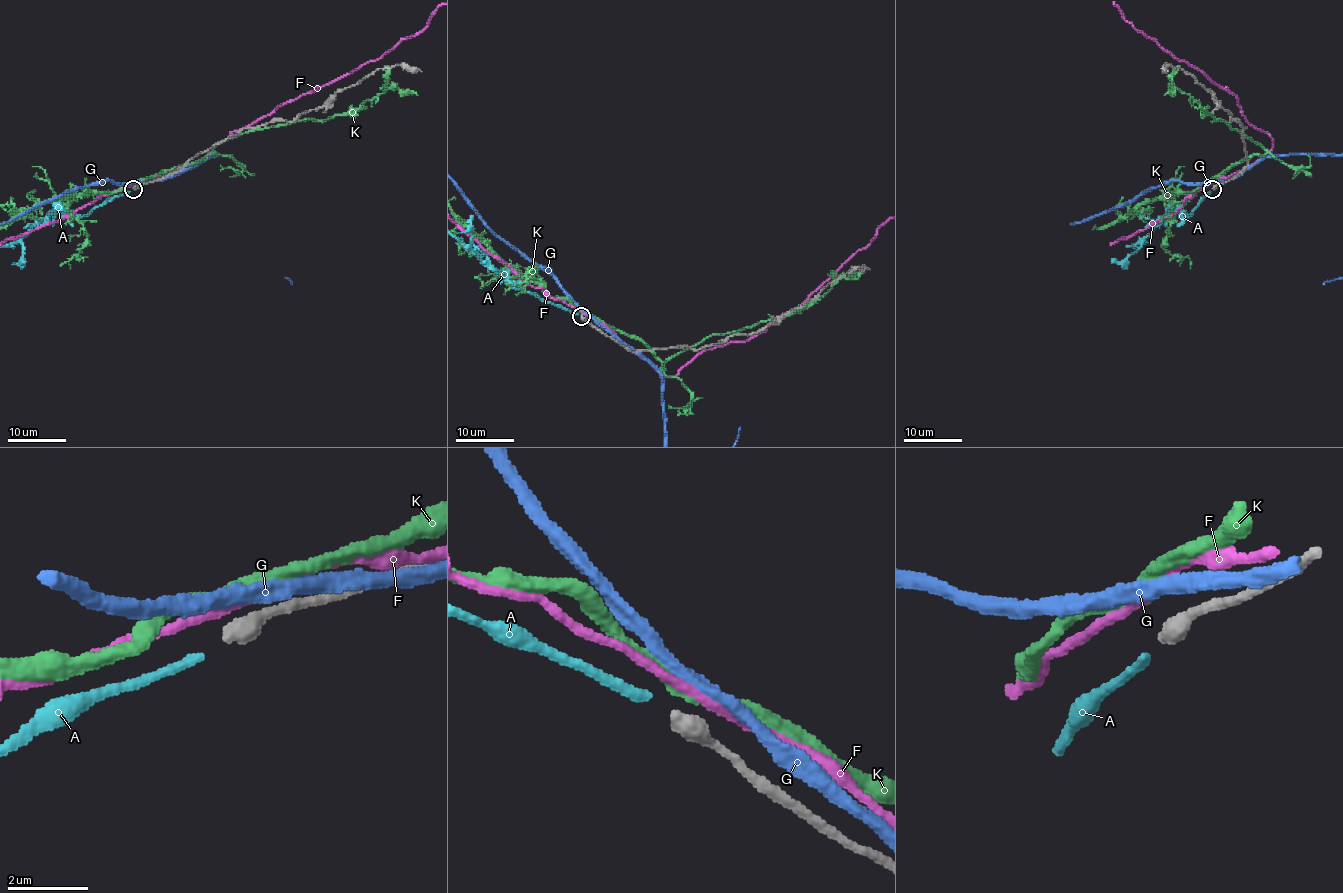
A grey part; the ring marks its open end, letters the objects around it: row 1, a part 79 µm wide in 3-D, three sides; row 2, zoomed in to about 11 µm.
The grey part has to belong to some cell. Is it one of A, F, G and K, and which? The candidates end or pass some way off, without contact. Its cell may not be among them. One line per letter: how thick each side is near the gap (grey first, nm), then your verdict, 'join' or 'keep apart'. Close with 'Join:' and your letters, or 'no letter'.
A: 440 nm thick on the grey side, 220 nm on the other; join
F: 440 nm thick on the grey side, 240 nm on the other; keep apart
G: 440 nm thick on the grey side, 340 nm on the other; keep apart
K: 440 nm thick on the grey side, 360 nm on the other; keep apart
Join: A

